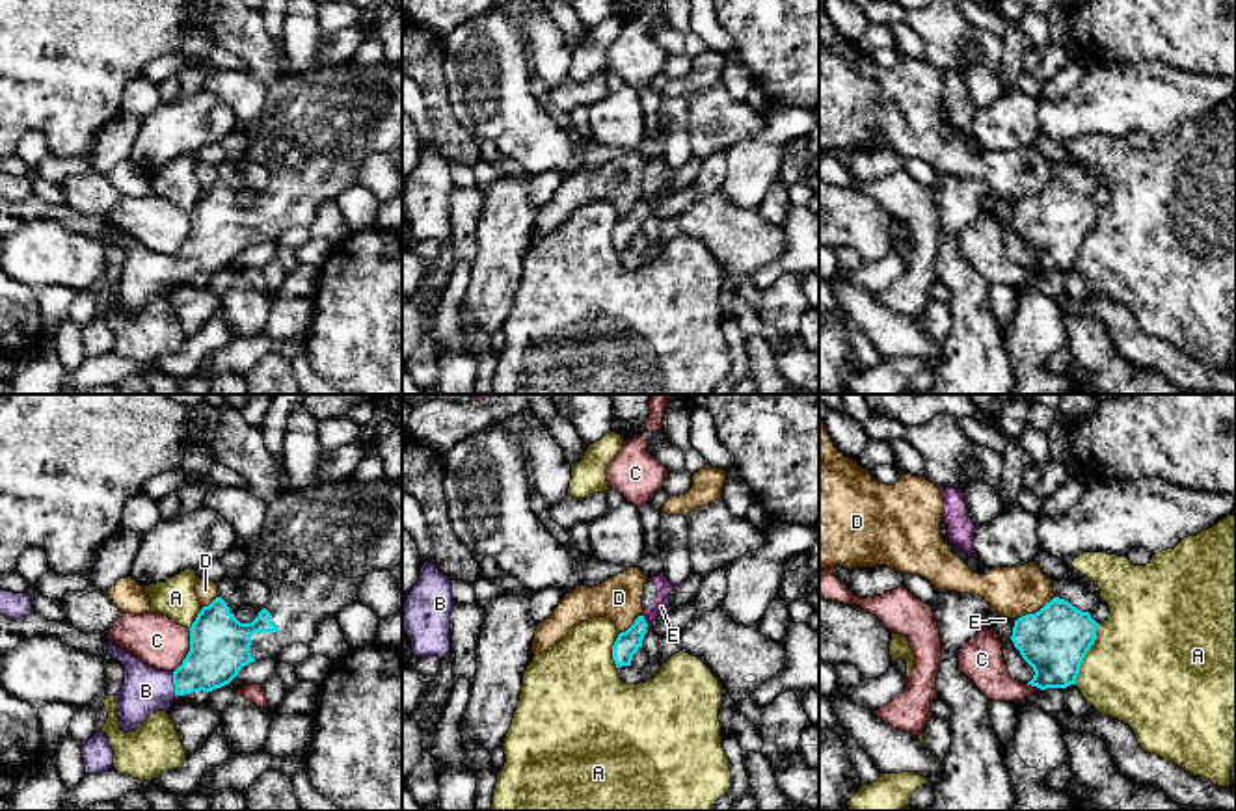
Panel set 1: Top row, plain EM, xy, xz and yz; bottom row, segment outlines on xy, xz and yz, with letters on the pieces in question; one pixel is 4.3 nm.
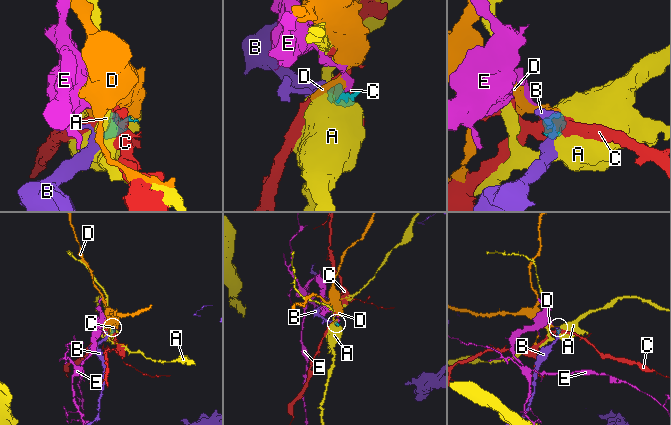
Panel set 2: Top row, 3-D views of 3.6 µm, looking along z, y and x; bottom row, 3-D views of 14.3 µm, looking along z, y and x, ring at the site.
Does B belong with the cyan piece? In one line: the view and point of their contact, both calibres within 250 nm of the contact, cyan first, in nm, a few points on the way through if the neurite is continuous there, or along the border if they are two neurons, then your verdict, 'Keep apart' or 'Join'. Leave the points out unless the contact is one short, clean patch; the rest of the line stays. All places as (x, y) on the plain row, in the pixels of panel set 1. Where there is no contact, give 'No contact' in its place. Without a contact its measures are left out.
Touches cyan at xy (174, 266). Thickness 260 nm (cyan) against 200 nm. Path across: xy (218, 229), (185, 263), (174, 266), (146, 274). Join

